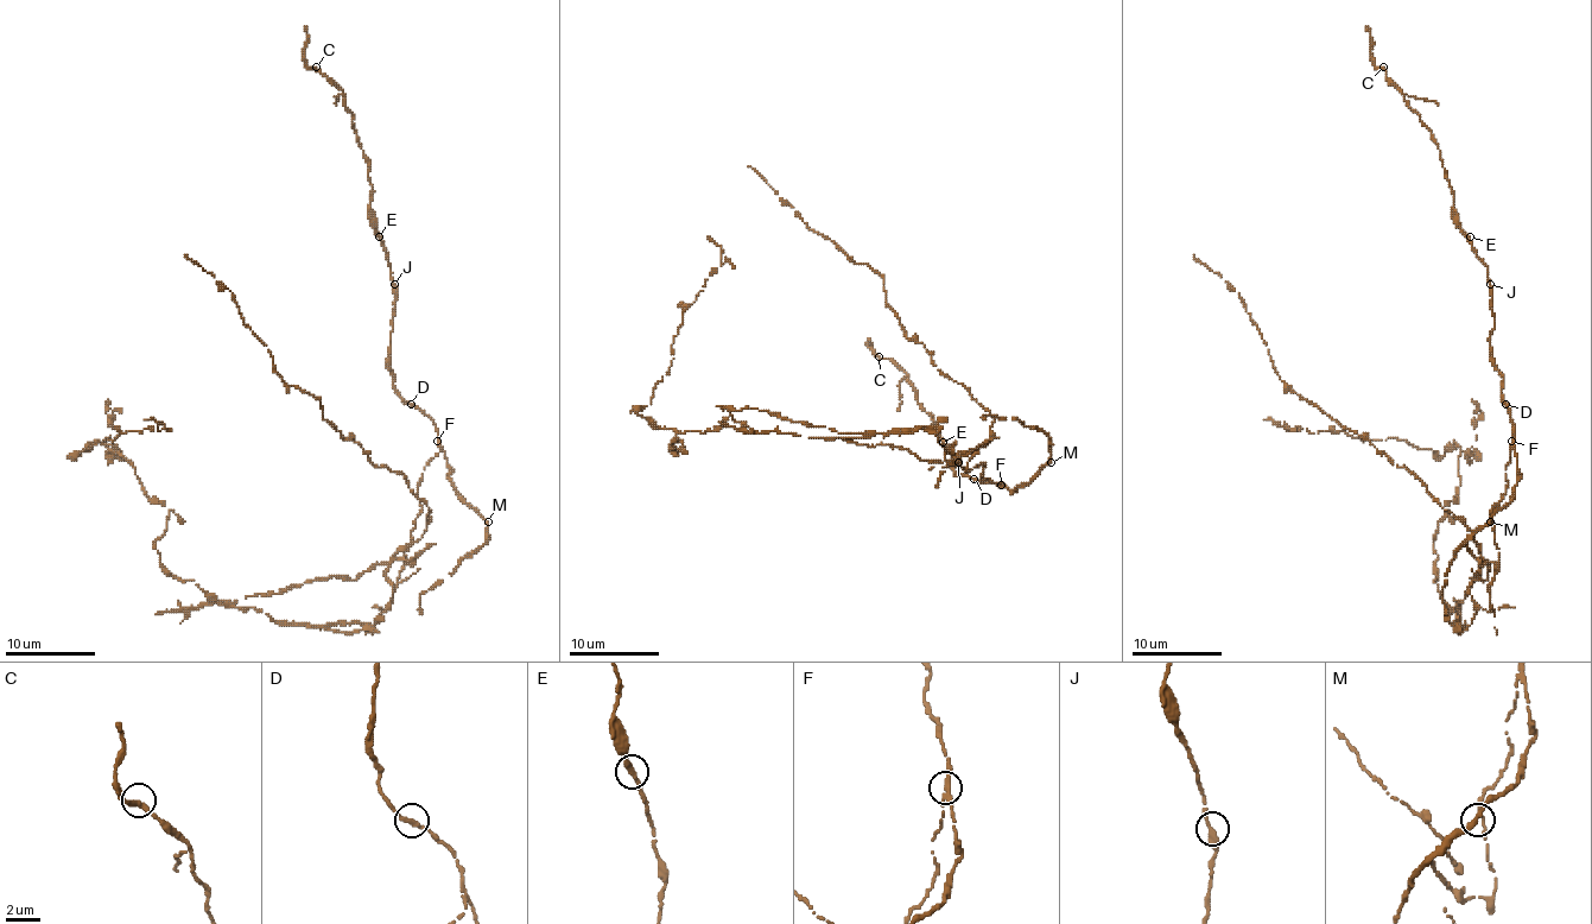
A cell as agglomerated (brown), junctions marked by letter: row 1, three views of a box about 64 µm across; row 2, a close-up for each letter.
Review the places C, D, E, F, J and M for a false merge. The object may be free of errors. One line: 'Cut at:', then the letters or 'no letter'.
Cut at: F

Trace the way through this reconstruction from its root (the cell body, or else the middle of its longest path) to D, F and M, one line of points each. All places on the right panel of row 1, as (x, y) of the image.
D: (1472, 600), (1470, 584), (1483, 559), (1498, 559), (1492, 510), (1508, 482), (1513, 422), (1505, 404)
F: (1472, 600), (1470, 584), (1483, 559), (1498, 559), (1492, 510), (1505, 492), (1505, 464), (1510, 460), (1513, 440)
M: (1472, 600), (1470, 584), (1483, 559), (1498, 559), (1492, 510), (1505, 492), (1513, 449), (1515, 497), (1490, 521)

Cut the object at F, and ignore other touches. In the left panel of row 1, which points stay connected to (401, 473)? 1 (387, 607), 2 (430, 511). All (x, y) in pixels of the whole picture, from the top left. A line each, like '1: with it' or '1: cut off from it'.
1: with it
2: with it

